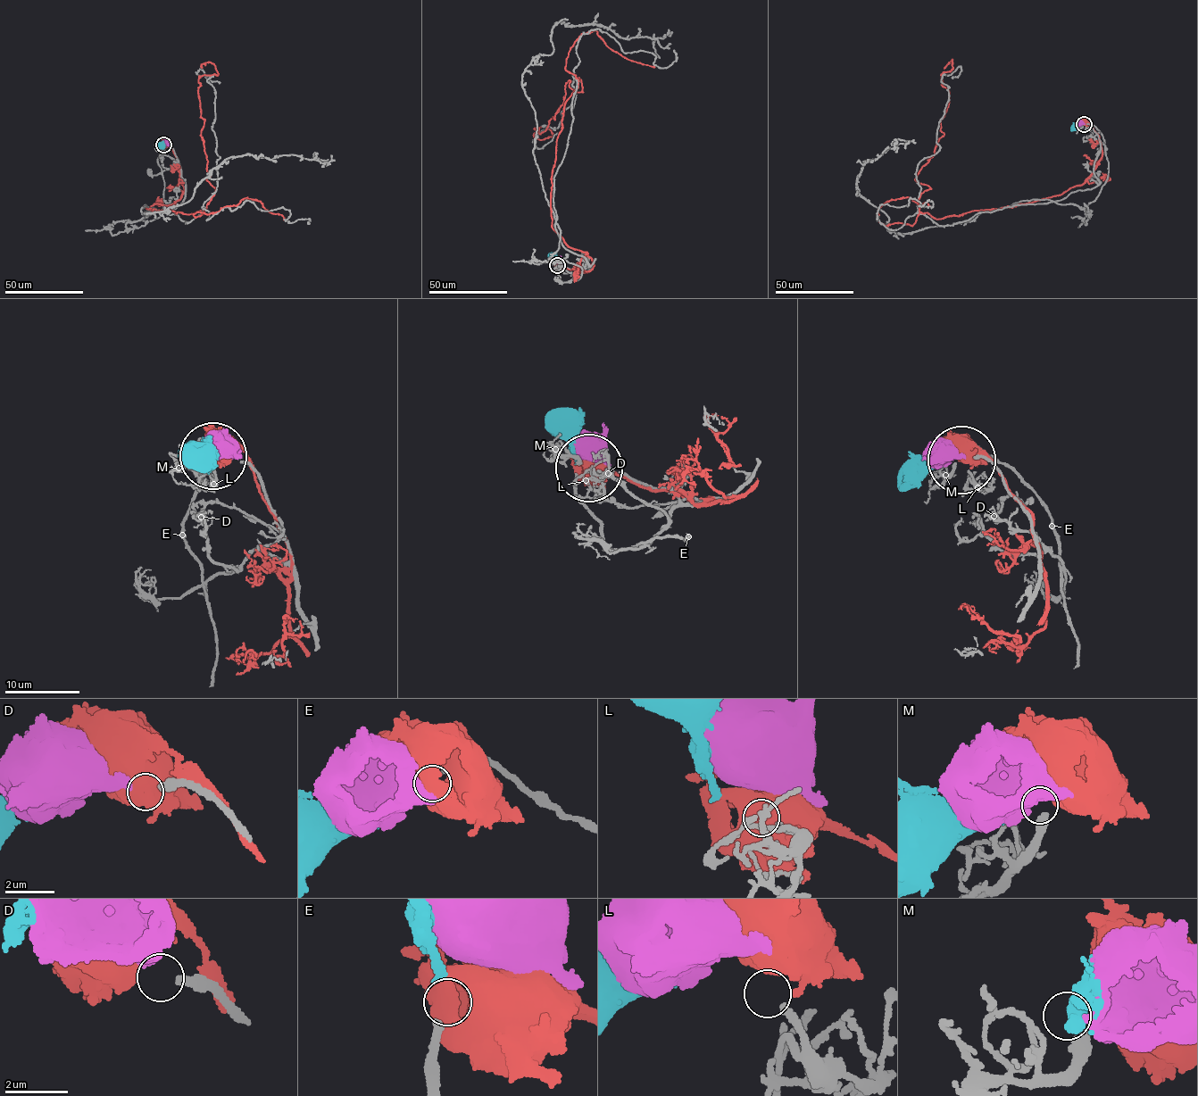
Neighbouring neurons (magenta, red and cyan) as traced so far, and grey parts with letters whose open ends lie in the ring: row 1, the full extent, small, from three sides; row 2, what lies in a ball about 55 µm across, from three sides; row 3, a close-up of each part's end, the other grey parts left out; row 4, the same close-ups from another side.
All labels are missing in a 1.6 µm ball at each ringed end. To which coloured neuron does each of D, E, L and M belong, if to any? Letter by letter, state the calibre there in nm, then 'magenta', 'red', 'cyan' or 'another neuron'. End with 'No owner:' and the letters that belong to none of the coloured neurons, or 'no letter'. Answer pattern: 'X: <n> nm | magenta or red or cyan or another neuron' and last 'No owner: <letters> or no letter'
D: 240 nm | magenta
E: 240 nm | cyan
L: 220 nm | another neuron
M: 440 nm | another neuron
No owner: L, M

